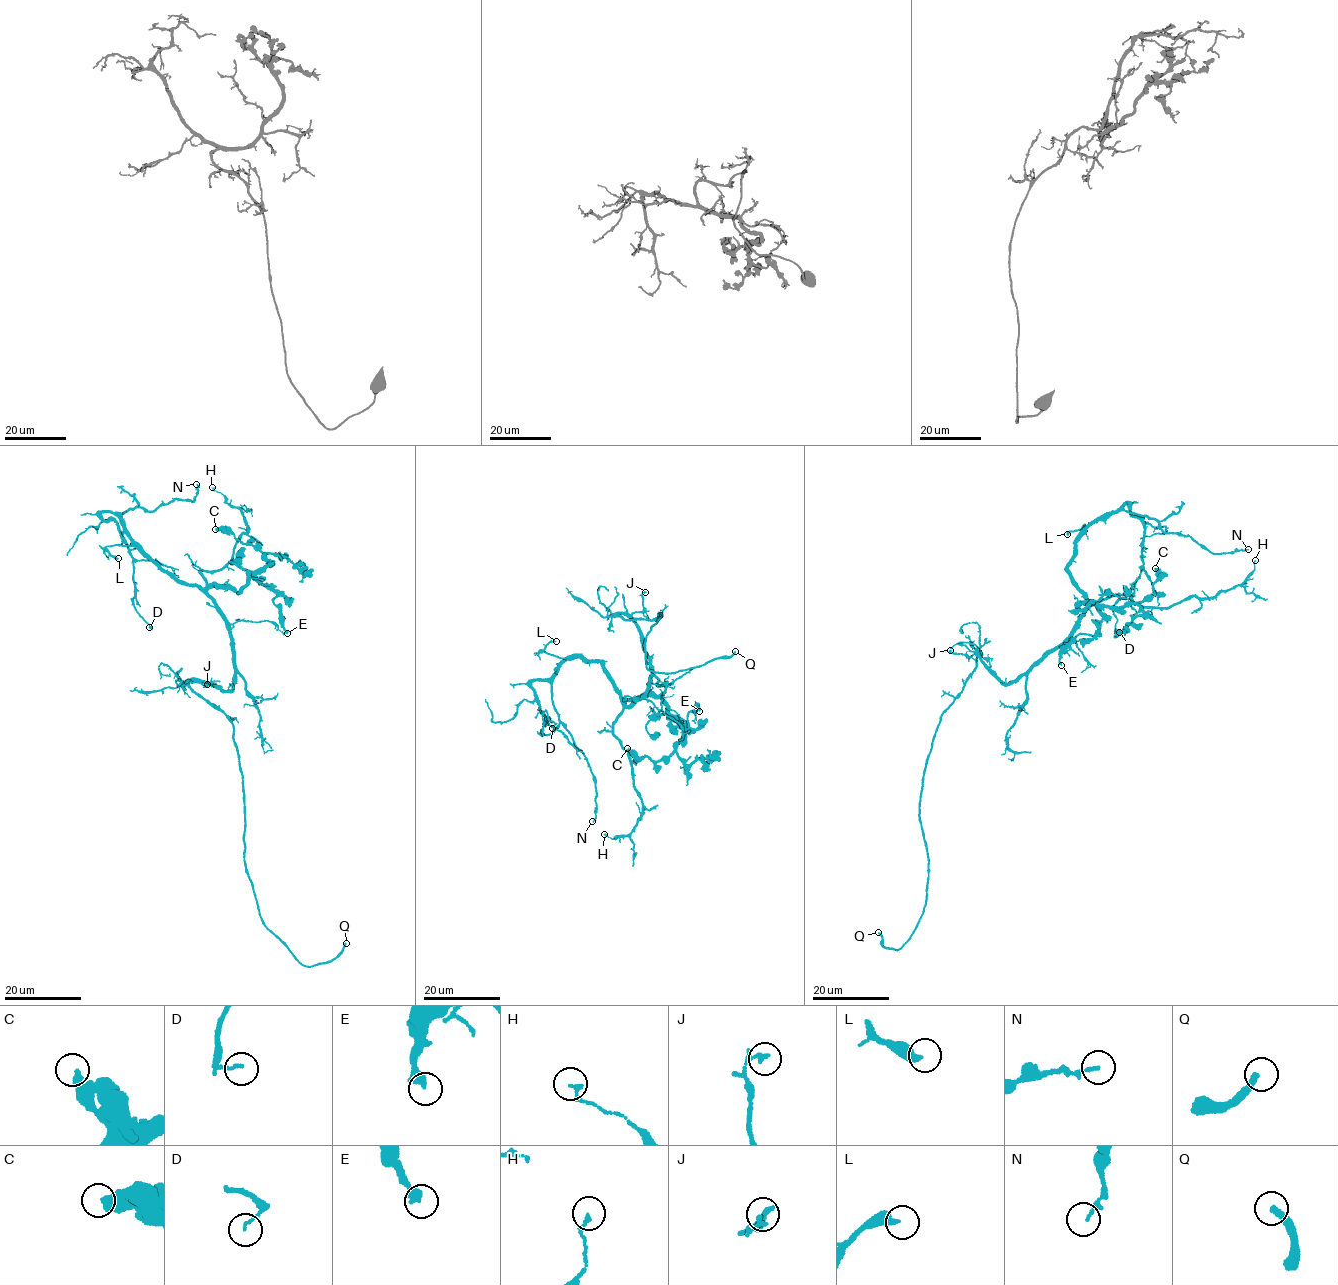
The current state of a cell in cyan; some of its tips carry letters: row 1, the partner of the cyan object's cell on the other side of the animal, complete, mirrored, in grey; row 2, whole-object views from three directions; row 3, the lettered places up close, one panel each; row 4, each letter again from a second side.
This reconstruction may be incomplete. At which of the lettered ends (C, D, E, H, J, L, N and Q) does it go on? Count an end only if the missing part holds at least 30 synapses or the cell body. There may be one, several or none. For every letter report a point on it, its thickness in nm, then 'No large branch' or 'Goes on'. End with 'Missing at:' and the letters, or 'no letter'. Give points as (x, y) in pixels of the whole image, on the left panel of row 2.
C: Place: (215, 529). Thickness 420 nm. No large branch
D: Place: (149, 627). Thickness 100 nm. No large branch
E: Place: (287, 633). Thickness 440 nm. No large branch
H: Place: (212, 487). Thickness 200 nm. No large branch
J: Place: (207, 684). Thickness 200 nm. No large branch
L: Place: (118, 558). Thickness 380 nm. No large branch
N: Place: (196, 484). Thickness 90 nm. No large branch
Q: Place: (346, 943). Thickness 320 nm. Goes on
Missing at: Q

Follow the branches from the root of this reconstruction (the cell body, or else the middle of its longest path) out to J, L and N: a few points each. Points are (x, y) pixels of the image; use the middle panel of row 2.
J: (644, 646), (631, 614), (643, 610), (642, 593), (645, 592)
L: (644, 646), (651, 683), (640, 697), (628, 699), (622, 697), (599, 662), (541, 651), (556, 641)
N: (644, 646), (653, 675), (640, 697), (622, 697), (599, 662), (575, 655), (551, 682), (592, 775), (592, 821)

